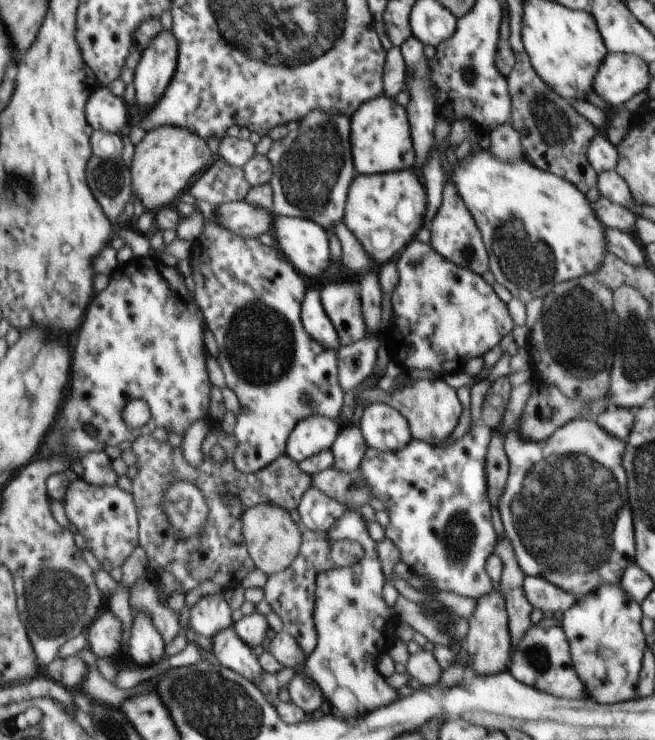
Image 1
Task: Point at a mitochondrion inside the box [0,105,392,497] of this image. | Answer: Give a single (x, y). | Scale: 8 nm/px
(313, 162)

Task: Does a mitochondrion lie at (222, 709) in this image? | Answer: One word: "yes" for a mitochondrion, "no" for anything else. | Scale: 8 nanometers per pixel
yes

